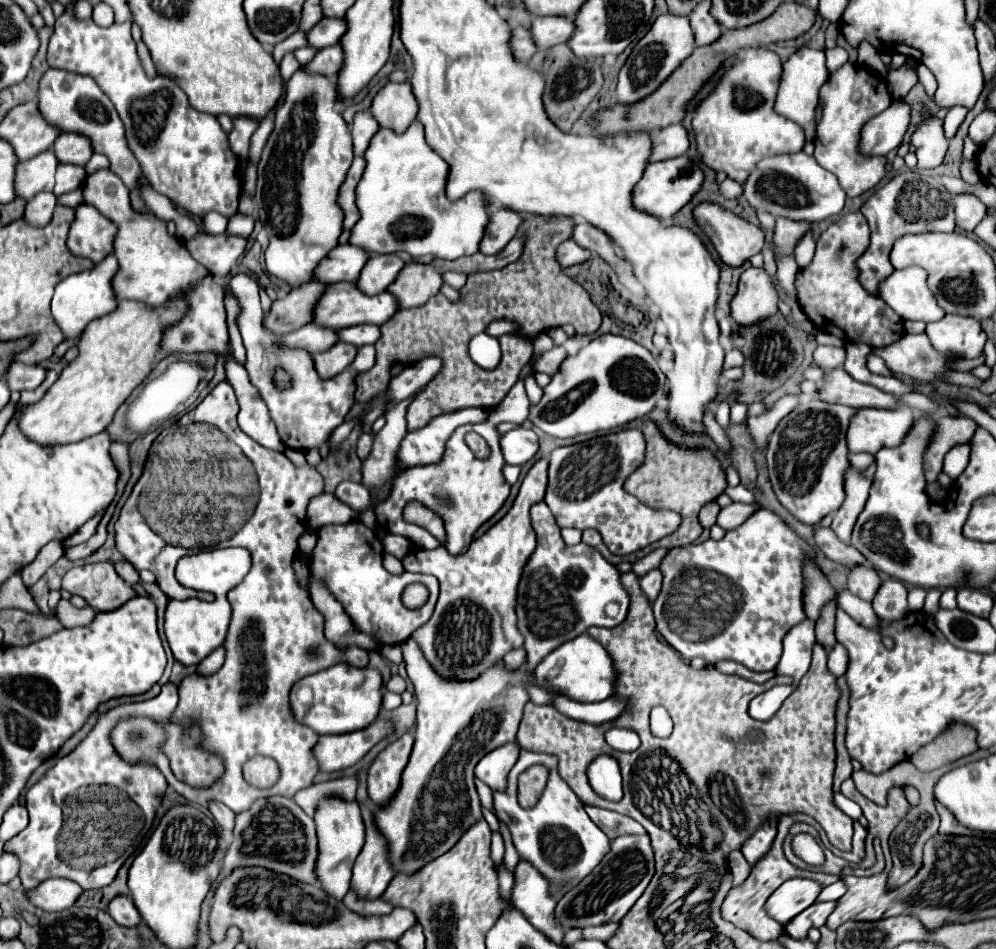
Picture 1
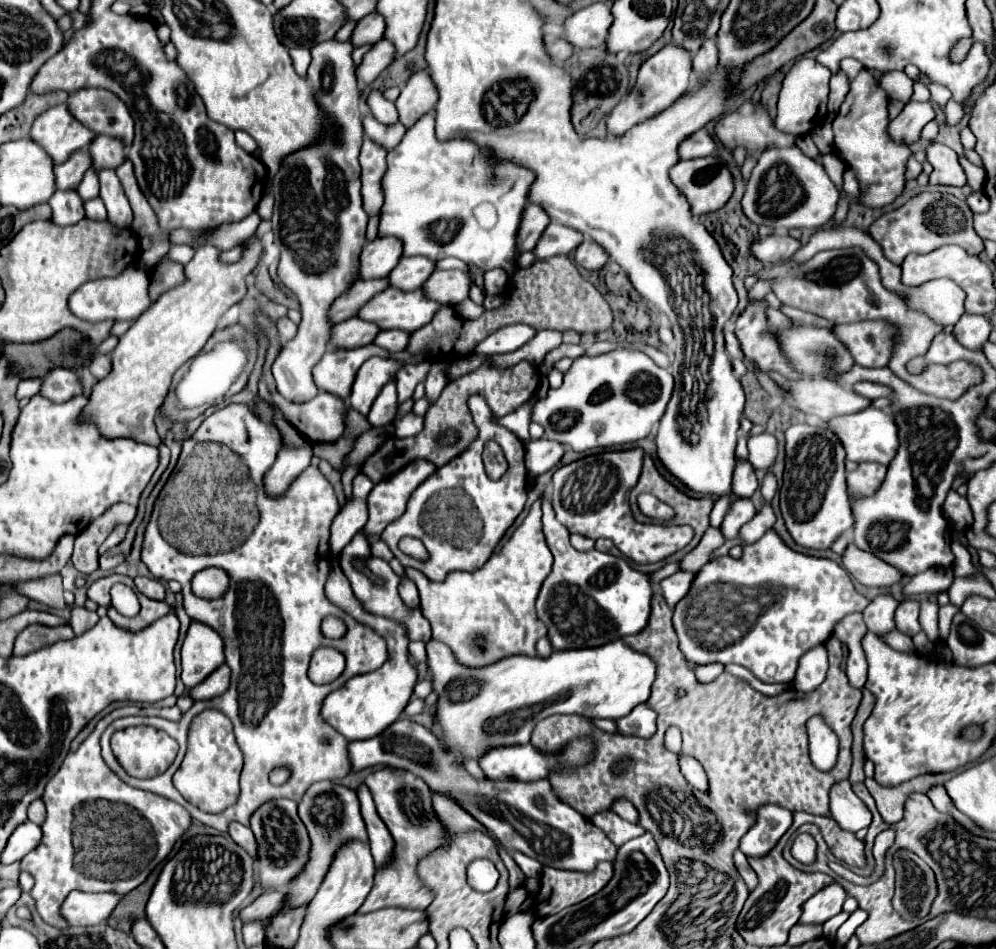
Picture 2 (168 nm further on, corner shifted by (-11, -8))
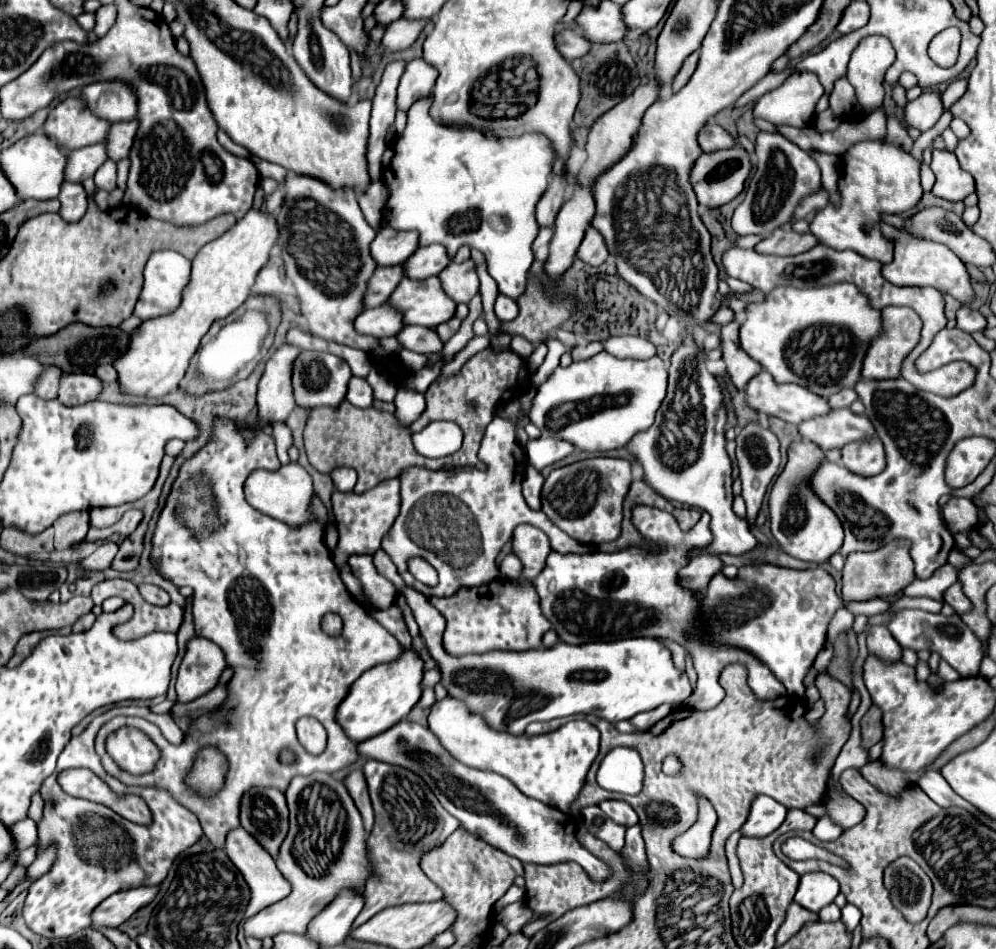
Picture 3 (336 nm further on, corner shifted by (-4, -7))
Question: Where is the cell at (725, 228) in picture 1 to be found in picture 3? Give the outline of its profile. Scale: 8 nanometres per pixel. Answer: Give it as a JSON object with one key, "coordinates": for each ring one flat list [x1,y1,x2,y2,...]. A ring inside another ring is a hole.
{"coordinates":[[775,229,769,237,761,239,755,247,763,255,799,255,817,245,813,233,795,233,793,229]]}

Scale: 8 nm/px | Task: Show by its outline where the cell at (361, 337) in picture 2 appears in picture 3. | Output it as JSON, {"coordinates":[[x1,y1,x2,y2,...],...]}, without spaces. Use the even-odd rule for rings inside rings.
{"coordinates":[[383,303,381,307,375,307,375,309,367,309,355,319,357,331,361,331,363,335,379,337,379,339,397,335,401,327,405,327,403,313,389,303]]}

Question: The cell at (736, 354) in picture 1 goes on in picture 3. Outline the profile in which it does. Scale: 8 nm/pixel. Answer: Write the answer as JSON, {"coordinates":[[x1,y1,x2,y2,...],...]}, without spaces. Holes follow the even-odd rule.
{"coordinates":[[761,371,757,373,749,383,747,383,747,389,745,389,745,401,749,407,753,407,757,413,765,413,765,415,771,415,771,417,779,417,787,423,793,423,793,425,799,425,801,421,805,419,811,419,815,415,825,415,829,413,829,405,827,405,827,399,807,391,805,387,799,387,799,385,793,385,793,383,787,383,787,385,777,385,773,381,773,377,767,373,767,371]]}

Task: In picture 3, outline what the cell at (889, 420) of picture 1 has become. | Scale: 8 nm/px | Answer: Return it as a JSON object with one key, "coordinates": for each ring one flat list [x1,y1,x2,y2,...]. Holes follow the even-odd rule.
{"coordinates":[[835,409,829,415,819,415,797,425,799,435,819,445,823,451,841,449,851,441,863,441,875,435,871,421,865,415,855,415,849,409]]}

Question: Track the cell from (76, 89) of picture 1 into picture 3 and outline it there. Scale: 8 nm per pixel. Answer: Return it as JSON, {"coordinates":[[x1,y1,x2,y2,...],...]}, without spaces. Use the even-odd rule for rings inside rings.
{"coordinates":[[121,79,87,85,83,89,83,99,95,115,109,119,111,123,131,121,137,117,137,95,133,95,133,89]]}

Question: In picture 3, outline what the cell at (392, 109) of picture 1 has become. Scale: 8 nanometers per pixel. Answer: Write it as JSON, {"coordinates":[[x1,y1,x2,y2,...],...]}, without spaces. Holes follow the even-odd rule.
{"coordinates":[[425,59,409,61,399,83,397,109,409,111,409,107,415,101,419,101,423,95,429,95,431,87,435,85,435,79,437,79,437,69,429,65]]}

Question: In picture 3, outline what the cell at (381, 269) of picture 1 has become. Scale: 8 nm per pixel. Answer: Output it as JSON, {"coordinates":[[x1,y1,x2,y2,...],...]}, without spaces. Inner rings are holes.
{"coordinates":[[437,243,429,247,419,247,405,261,405,275,411,279,427,279,431,275,439,275,449,263,451,263,451,257,447,255,445,247]]}

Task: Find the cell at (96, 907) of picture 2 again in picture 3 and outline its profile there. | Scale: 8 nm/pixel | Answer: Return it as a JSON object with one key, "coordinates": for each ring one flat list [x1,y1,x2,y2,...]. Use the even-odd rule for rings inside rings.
{"coordinates":[[137,887,119,891,117,895,111,895,93,911,93,927,119,927,131,915,135,915,139,909,149,905,155,895,159,893,159,887]]}

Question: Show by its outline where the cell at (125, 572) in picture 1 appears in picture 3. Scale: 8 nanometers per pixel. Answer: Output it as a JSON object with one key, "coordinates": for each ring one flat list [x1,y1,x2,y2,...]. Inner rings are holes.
{"coordinates":[[143,583,143,585,139,585,139,591,141,591,143,599,145,599,145,601,149,601,151,605,165,607,165,605,169,605,169,603,171,603,169,595,167,595,163,589,155,587,155,585,145,585,145,583]]}

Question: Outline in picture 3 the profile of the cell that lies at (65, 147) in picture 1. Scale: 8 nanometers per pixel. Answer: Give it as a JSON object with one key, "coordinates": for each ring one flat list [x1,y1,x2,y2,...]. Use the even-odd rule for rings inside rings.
{"coordinates":[[137,119,133,121,121,121,113,123,109,137,107,137,107,147,109,147,109,159,119,161,129,157,129,149,133,145,137,133]]}

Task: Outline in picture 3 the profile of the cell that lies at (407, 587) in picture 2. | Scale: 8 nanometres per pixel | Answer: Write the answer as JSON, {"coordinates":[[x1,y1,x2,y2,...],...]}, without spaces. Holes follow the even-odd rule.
{"coordinates":[[391,605,385,611,369,609,369,615,373,619,377,619,393,637,397,637,397,641,403,647,403,653,395,661,375,665,373,669,365,671,353,683,353,687,351,687,349,695,343,699,343,703,337,707,337,721,341,723,345,733,357,743,387,731,389,727,393,727,395,723,403,721,409,715,409,711,415,707,415,703,421,697,421,679,423,679,423,665,425,665,423,659,413,649,411,635,407,631,407,625,405,625,397,605]]}

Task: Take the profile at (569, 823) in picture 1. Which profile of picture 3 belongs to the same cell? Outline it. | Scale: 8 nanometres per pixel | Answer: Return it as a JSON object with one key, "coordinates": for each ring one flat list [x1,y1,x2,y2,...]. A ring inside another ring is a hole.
{"coordinates":[[401,721,385,733,359,743,359,755,393,763,417,773,431,787,441,805,459,819,461,827,495,849,521,859,521,863,555,865,563,861,575,861,595,883,607,881,613,875,611,867,603,859,597,859,575,839,577,825,569,815,547,807,541,801,525,797,509,779,493,771,479,771,459,763,423,725],[571,825,573,833,567,835,565,829]]}

